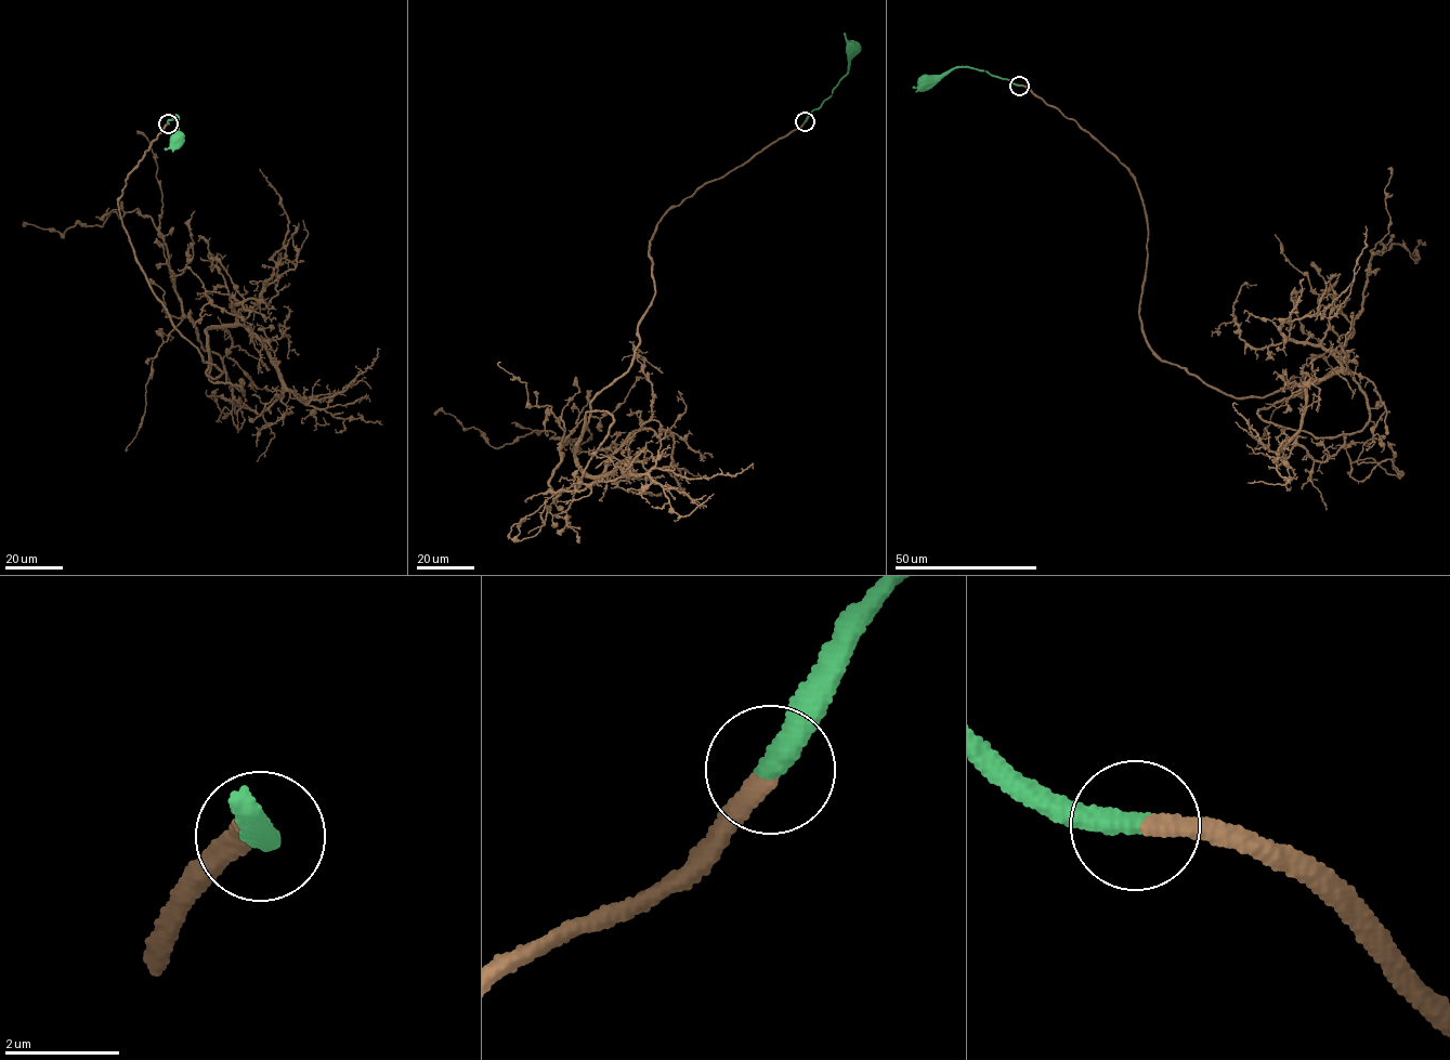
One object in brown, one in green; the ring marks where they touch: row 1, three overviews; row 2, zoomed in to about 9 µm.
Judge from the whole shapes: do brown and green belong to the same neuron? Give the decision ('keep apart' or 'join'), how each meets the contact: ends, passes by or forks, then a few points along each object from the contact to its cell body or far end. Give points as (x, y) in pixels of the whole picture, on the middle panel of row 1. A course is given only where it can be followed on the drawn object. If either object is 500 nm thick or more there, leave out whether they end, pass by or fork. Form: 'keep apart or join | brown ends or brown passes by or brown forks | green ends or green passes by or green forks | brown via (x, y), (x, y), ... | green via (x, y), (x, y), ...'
join | brown ends | green ends | brown via (805, 122), (656, 224), (632, 363), (582, 434), (613, 422), (557, 499), (565, 436), (494, 448), (434, 413) | green via (805, 121), (832, 94), (847, 70), (856, 46), (852, 48)

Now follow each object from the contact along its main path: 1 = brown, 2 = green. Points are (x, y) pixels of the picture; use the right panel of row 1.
1: (1019, 86), (1134, 179), (1148, 344), (1303, 387), (1267, 421), (1369, 419), (1371, 257), (1425, 243)
2: (1019, 86), (985, 70), (963, 67), (926, 76), (925, 81)

